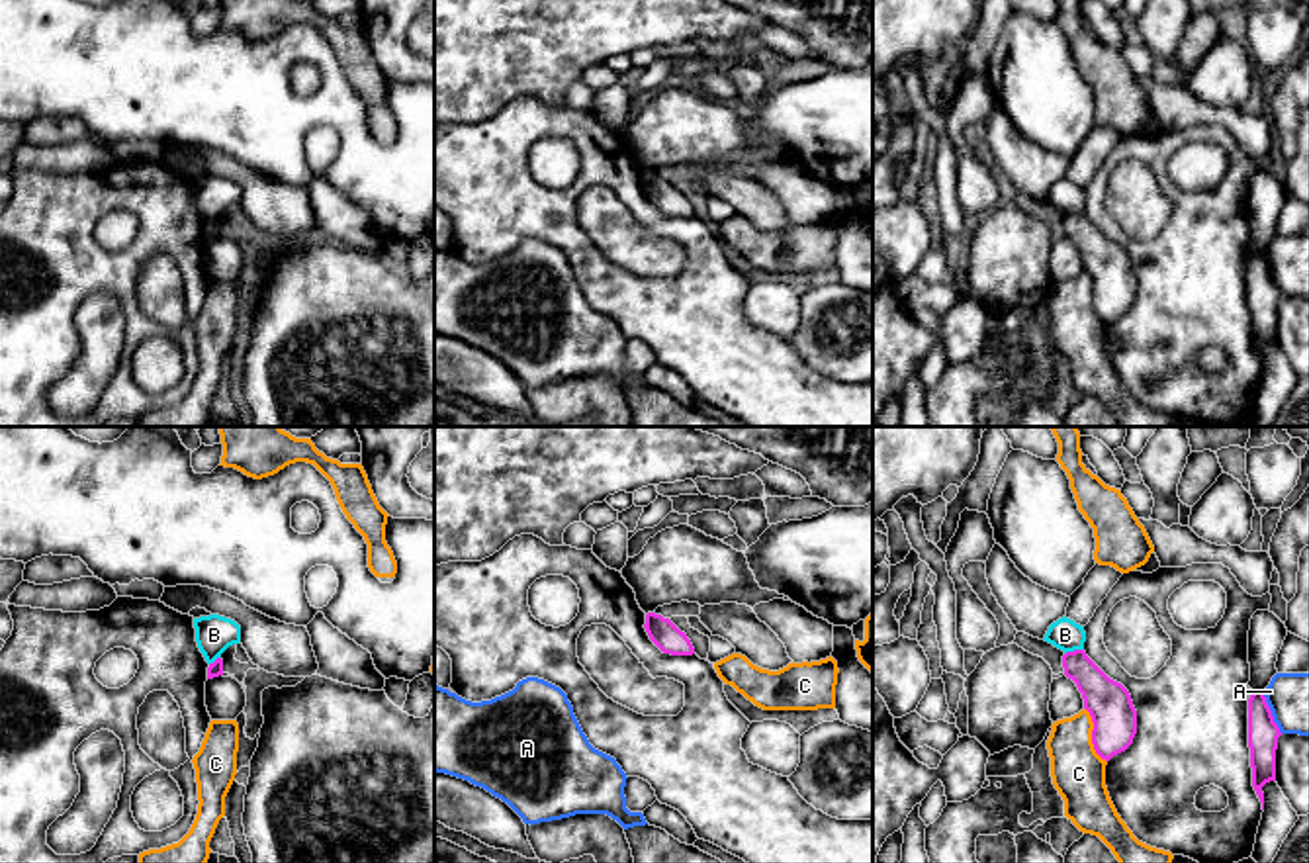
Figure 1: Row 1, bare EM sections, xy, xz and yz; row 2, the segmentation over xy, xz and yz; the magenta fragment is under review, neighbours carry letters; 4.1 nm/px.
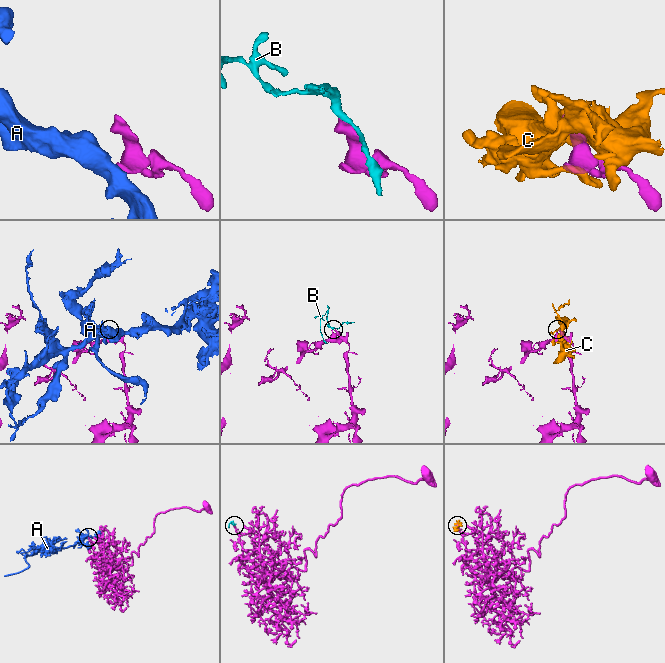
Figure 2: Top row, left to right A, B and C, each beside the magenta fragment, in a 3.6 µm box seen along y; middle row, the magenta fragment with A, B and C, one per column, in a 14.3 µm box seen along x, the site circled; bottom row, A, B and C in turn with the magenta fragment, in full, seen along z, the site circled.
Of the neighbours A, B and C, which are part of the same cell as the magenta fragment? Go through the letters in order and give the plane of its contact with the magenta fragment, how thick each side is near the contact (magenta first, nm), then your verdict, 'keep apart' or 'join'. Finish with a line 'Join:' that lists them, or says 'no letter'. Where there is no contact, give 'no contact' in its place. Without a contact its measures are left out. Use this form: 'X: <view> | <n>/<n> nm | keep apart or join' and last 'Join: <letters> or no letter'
A: yz | 130/180 nm | keep apart
B: yz | 180/130 nm | keep apart
C: yz | 180/220 nm | keep apart
Join: no letter

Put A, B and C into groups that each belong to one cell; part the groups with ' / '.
A / B / C

